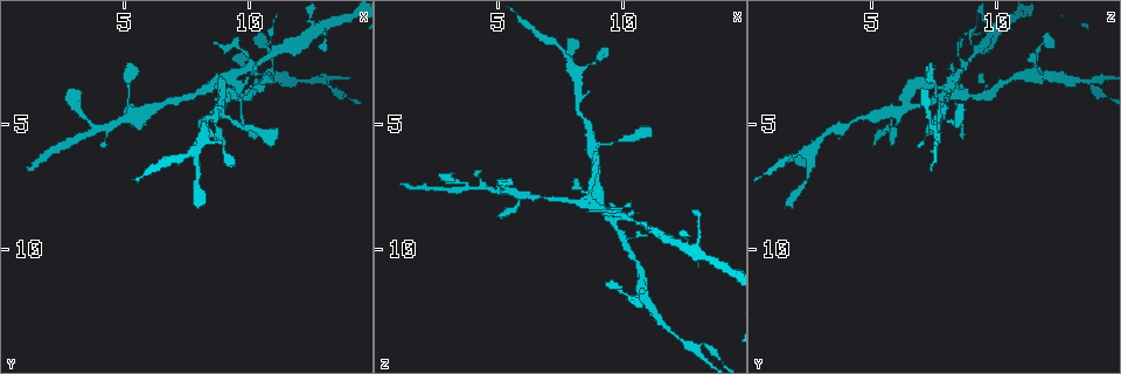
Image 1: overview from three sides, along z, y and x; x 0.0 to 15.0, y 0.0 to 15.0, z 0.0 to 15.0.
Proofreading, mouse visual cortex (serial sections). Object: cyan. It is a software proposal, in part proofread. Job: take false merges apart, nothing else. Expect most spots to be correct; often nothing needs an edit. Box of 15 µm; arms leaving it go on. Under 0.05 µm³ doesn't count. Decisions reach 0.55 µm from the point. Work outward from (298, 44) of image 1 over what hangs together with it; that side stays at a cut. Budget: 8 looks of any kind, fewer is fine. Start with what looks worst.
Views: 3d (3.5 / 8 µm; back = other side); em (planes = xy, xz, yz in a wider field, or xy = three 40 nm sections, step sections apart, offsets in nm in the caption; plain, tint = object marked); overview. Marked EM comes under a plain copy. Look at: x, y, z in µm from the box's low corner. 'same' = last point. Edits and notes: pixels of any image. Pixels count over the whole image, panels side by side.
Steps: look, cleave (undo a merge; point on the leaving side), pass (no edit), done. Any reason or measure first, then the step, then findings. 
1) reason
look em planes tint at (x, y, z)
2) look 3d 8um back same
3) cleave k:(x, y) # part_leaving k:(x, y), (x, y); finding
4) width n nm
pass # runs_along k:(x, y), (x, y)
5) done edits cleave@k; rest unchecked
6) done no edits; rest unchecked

sharp bend
look 3d 3.5um back at (9.4, 3.2, 8.4)

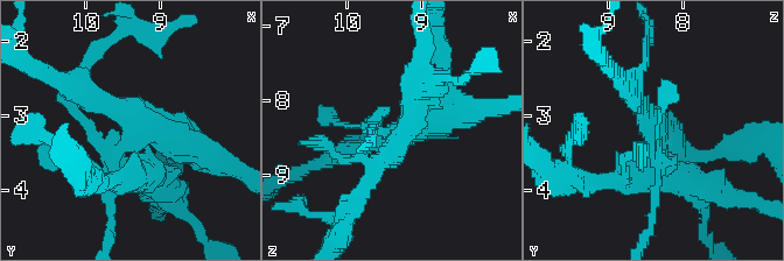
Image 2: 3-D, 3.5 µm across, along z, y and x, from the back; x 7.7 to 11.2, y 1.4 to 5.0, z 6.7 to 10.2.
now the EM
look em xy step 1 tint at (9.35, 3.20, 8.45)

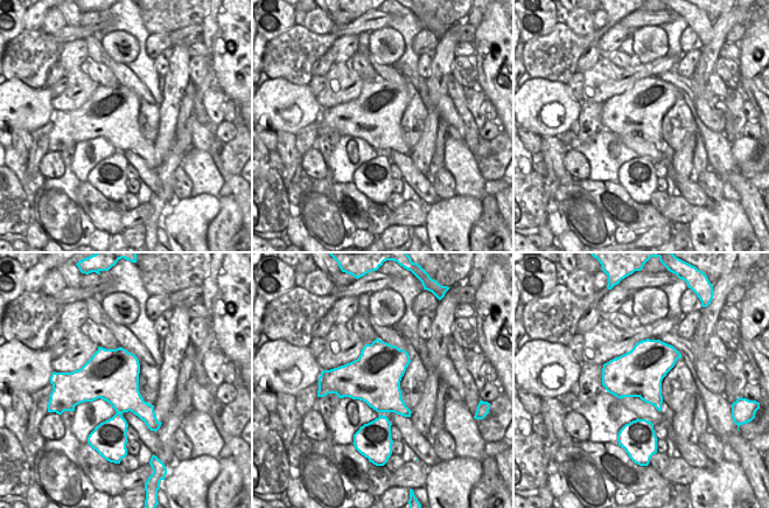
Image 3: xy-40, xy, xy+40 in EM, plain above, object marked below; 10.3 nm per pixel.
pass # all the same cell

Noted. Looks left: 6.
branch point
look 3d 3.5um at (8.1, 5.4, 3.0)

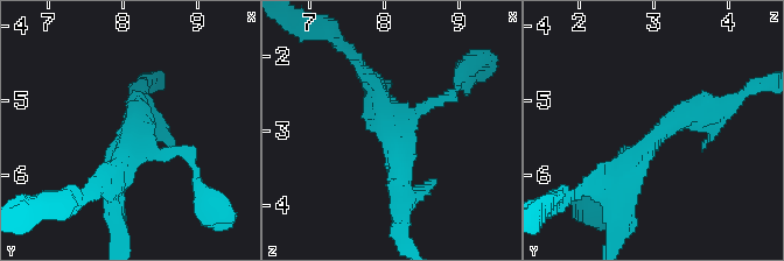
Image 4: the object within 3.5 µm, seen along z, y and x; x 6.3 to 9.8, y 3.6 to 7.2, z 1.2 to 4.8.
arms 3; arm_widths 100, 300, 350 nm; now the EM
look em xy step 2 tint at (8.15, 5.50, 3.05)

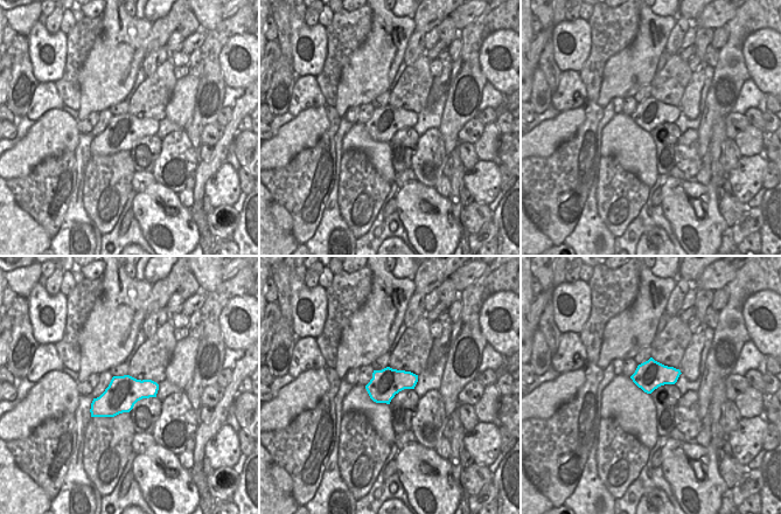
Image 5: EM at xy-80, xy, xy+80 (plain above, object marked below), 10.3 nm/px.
pass # runs_along 4:(723, 108), (670, 122), (601, 188); one cell here

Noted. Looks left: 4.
thin neck
look 3d 3.5um at (5.9, 4.6, 7.9)

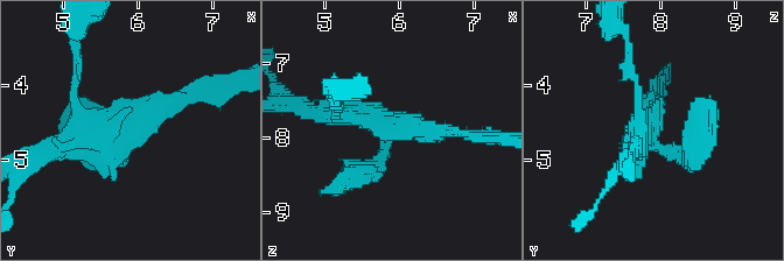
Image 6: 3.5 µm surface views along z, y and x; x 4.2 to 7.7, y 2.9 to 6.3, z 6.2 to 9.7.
now the EM
look em xy step 2 tint at (5.90, 4.50, 7.85)

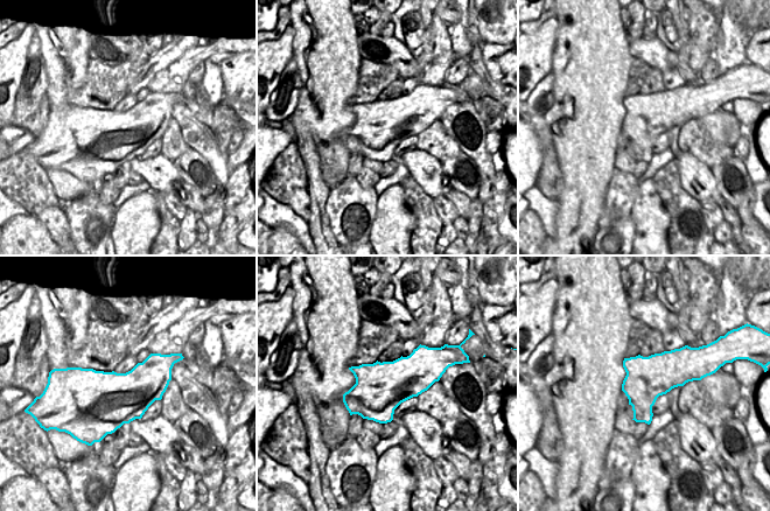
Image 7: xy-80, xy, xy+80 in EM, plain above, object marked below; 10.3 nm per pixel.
another direction
look em planes tint same

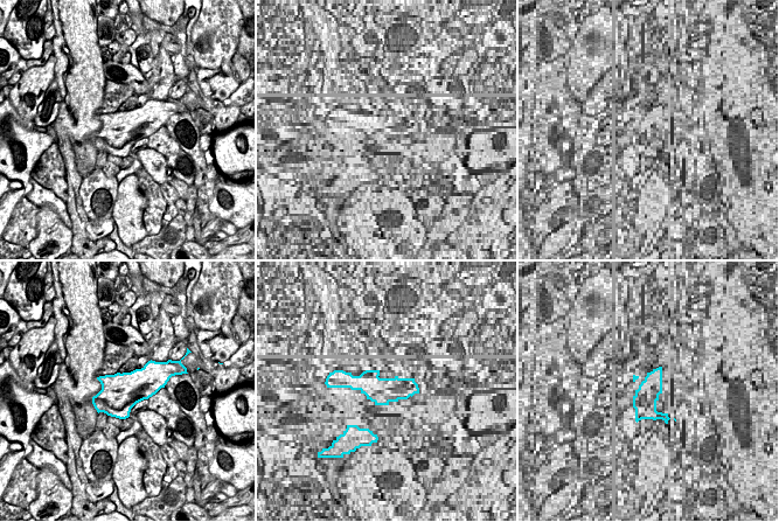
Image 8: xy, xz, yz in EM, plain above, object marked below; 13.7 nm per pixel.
pass # runs_along 6:(197, 93), (57, 147); continuous, no second cell

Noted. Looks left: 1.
done no edits; rest unchecked

